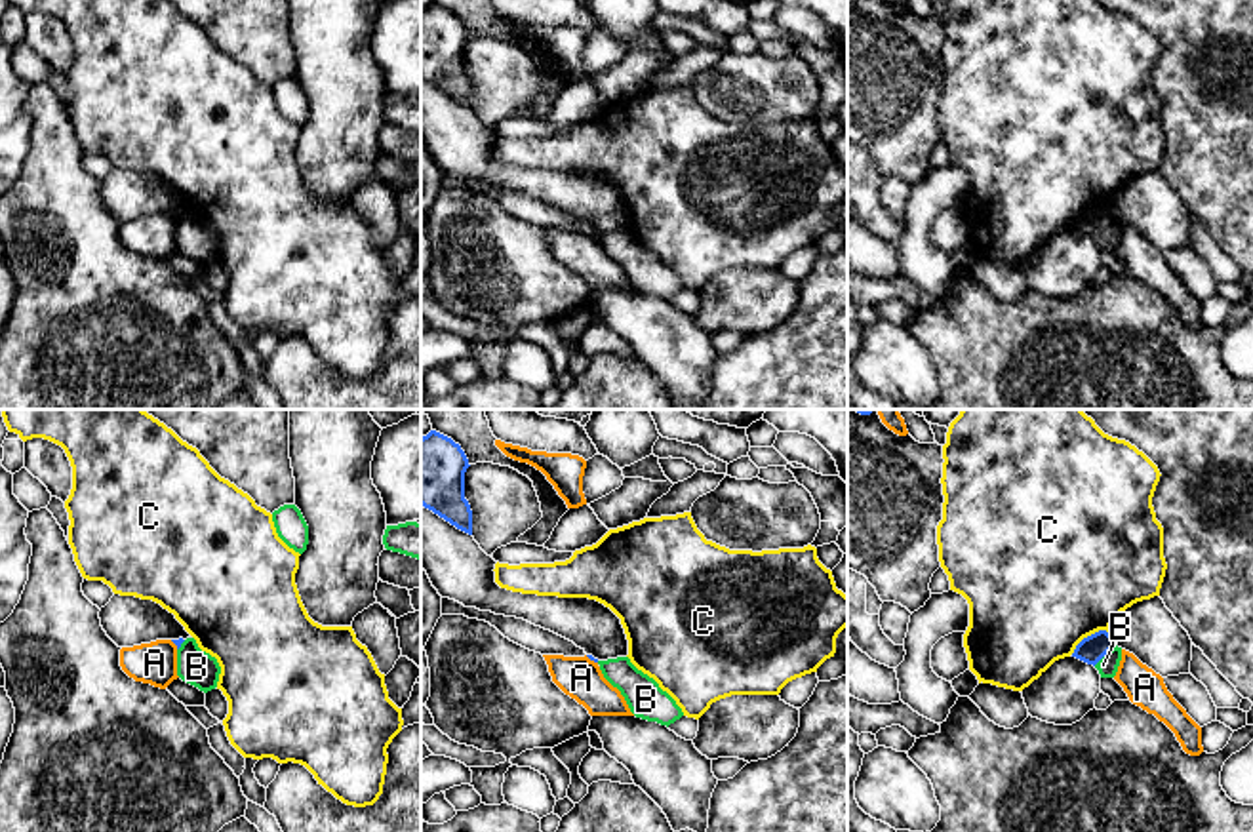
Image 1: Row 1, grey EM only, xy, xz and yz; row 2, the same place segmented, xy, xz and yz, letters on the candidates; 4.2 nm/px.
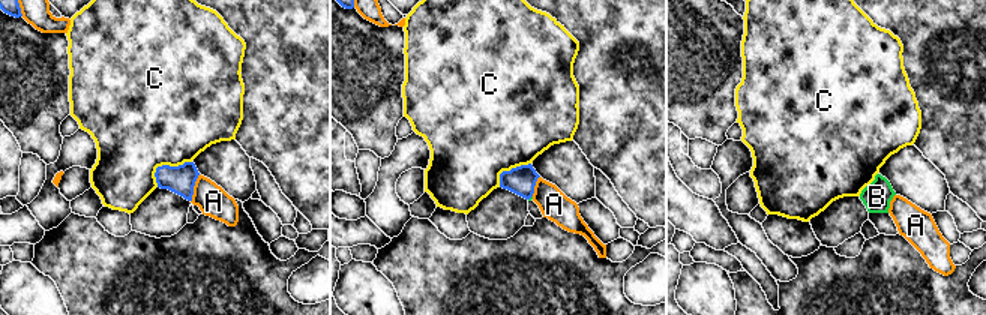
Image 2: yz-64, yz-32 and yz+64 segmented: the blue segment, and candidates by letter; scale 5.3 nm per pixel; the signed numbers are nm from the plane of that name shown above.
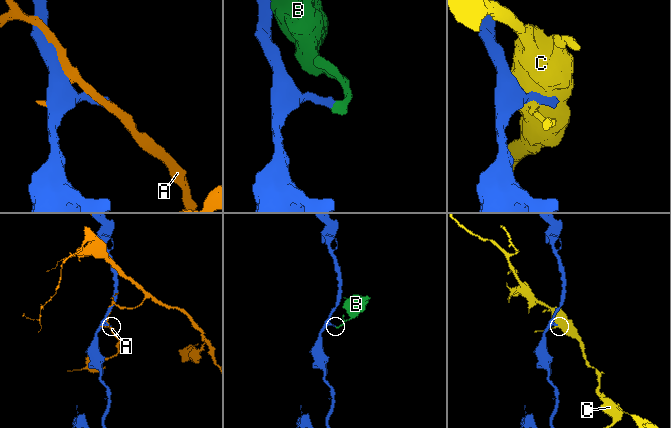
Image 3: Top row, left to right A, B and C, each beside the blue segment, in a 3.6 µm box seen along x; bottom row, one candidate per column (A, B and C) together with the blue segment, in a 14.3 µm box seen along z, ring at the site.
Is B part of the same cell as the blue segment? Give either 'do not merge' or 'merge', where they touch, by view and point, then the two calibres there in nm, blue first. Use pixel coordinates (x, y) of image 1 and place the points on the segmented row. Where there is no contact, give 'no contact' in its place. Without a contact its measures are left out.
do not merge | yz (1103, 655) | 110/90 nm

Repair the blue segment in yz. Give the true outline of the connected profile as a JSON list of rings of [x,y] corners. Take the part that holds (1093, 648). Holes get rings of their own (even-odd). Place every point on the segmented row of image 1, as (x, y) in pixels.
[[[1099,630],[1084,638],[1076,645],[1072,657],[1095,666],[1112,647],[1114,647],[1114,638],[1110,636],[1110,632]]]

